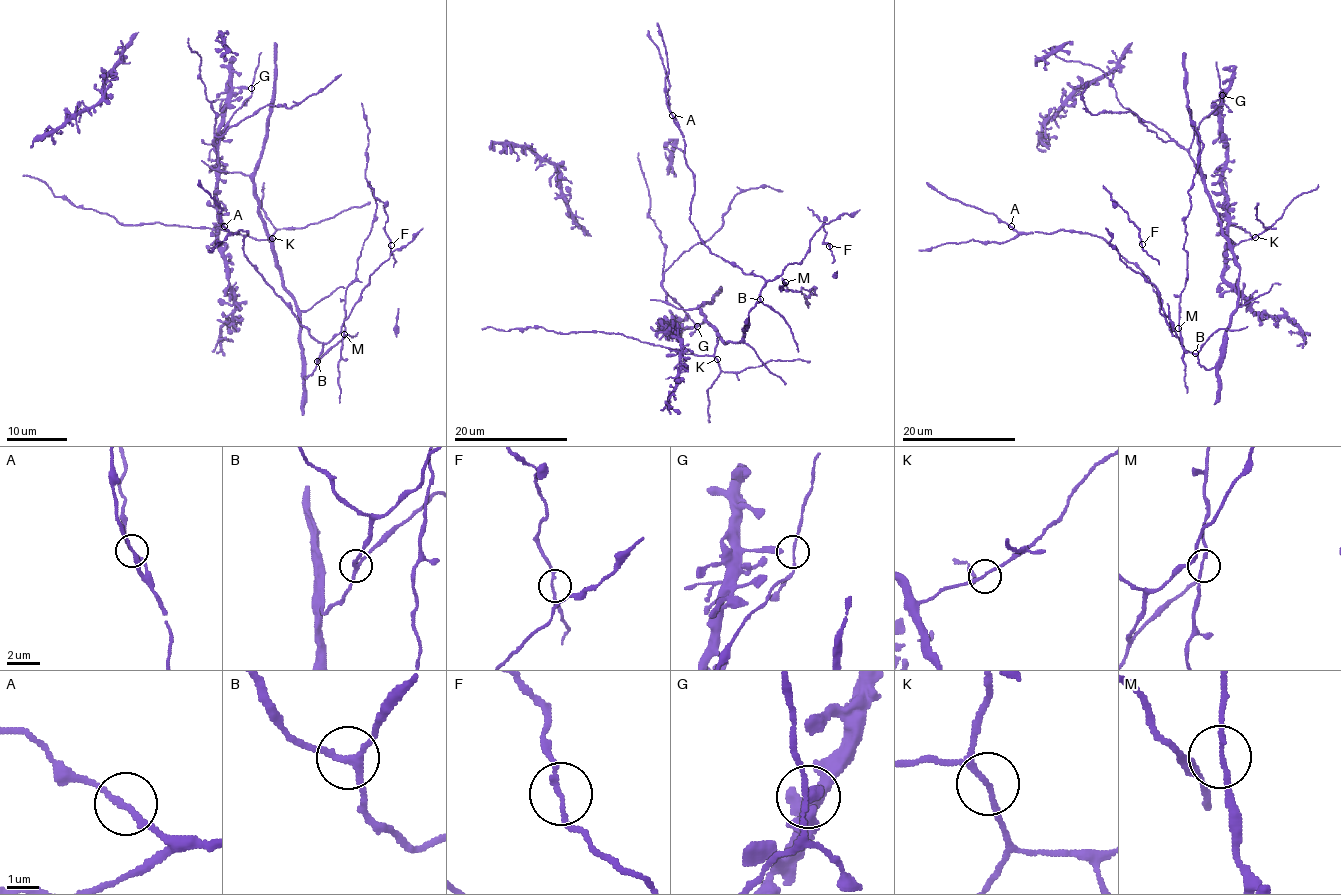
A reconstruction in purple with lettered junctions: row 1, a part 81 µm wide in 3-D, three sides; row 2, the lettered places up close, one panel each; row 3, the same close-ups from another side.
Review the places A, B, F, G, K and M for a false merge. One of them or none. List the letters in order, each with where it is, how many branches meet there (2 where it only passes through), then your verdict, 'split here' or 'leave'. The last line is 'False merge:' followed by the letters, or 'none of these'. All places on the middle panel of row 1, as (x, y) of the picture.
A: at (672, 115); 2 branches meet; leave
B: at (760, 299); 3 branches meet; leave
F: at (829, 246); 2 branches meet; leave
G: at (697, 326); 3 branches meet; leave
K: at (717, 359); 3 branches meet; leave
M: at (785, 282); 3 branches meet; leave
False merge: none of these

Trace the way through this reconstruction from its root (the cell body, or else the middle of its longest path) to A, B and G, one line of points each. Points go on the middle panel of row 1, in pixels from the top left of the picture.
A: (720, 338), (726, 343), (743, 338), (764, 280), (713, 254), (697, 236), (690, 221), (693, 173), (672, 115)
B: (720, 338), (726, 343), (739, 342), (743, 338), (749, 312), (760, 299)
G: (720, 338), (699, 309), (678, 309), (669, 305), (668, 292), (697, 326)

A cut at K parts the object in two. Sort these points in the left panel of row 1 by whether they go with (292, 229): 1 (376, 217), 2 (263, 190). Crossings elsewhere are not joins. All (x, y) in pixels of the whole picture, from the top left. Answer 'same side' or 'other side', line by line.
1: other side
2: same side

